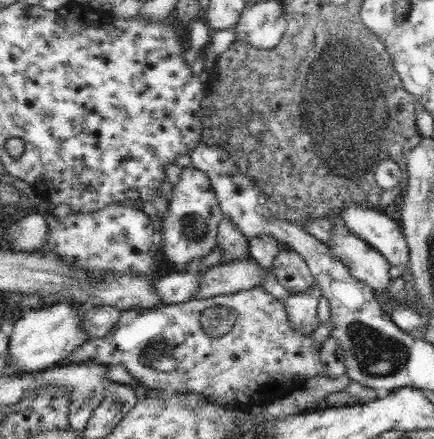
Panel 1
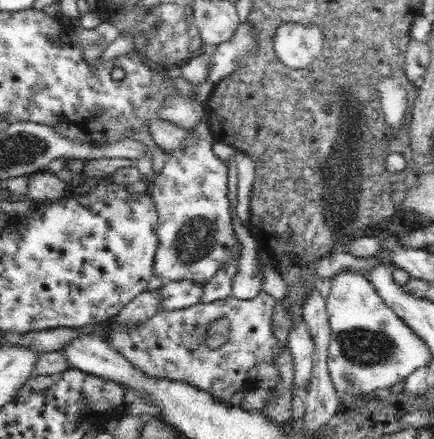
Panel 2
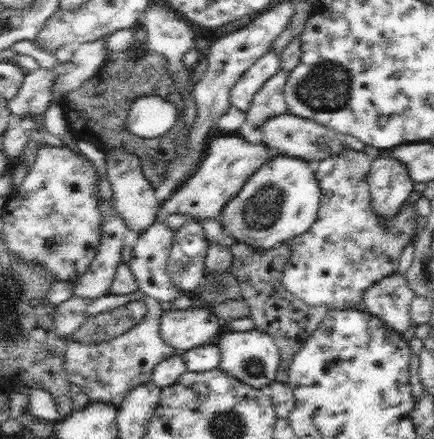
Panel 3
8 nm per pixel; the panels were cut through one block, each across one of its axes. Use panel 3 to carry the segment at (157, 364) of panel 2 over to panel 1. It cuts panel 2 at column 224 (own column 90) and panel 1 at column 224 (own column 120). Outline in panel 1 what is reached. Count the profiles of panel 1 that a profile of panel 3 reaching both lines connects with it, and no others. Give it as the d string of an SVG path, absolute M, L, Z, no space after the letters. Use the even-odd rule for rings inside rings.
M262 286L230 296L126 310L104 338L90 338L62 364L124 364L144 388L170 394L192 392L220 404L240 406L282 398L308 378L322 374L320 350L314 346L312 334L304 336L292 330L284 302L276 300ZM210 306L230 306L236 314L236 324L220 338L210 338L202 330L202 312Z

